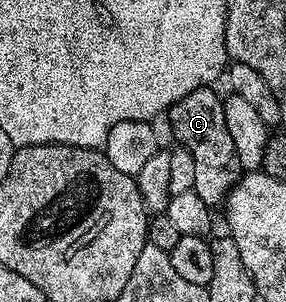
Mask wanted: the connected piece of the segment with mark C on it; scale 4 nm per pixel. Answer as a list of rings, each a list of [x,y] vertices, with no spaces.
[[[213,86],[198,87],[188,97],[180,97],[170,106],[168,118],[170,118],[170,131],[174,134],[174,143],[179,147],[188,149],[192,153],[192,162],[196,164],[196,185],[194,192],[198,194],[211,209],[218,209],[225,204],[230,190],[238,184],[244,172],[240,165],[240,157],[236,157],[236,145],[232,145],[232,136],[228,134],[228,125],[224,118],[223,96],[214,92]]]

